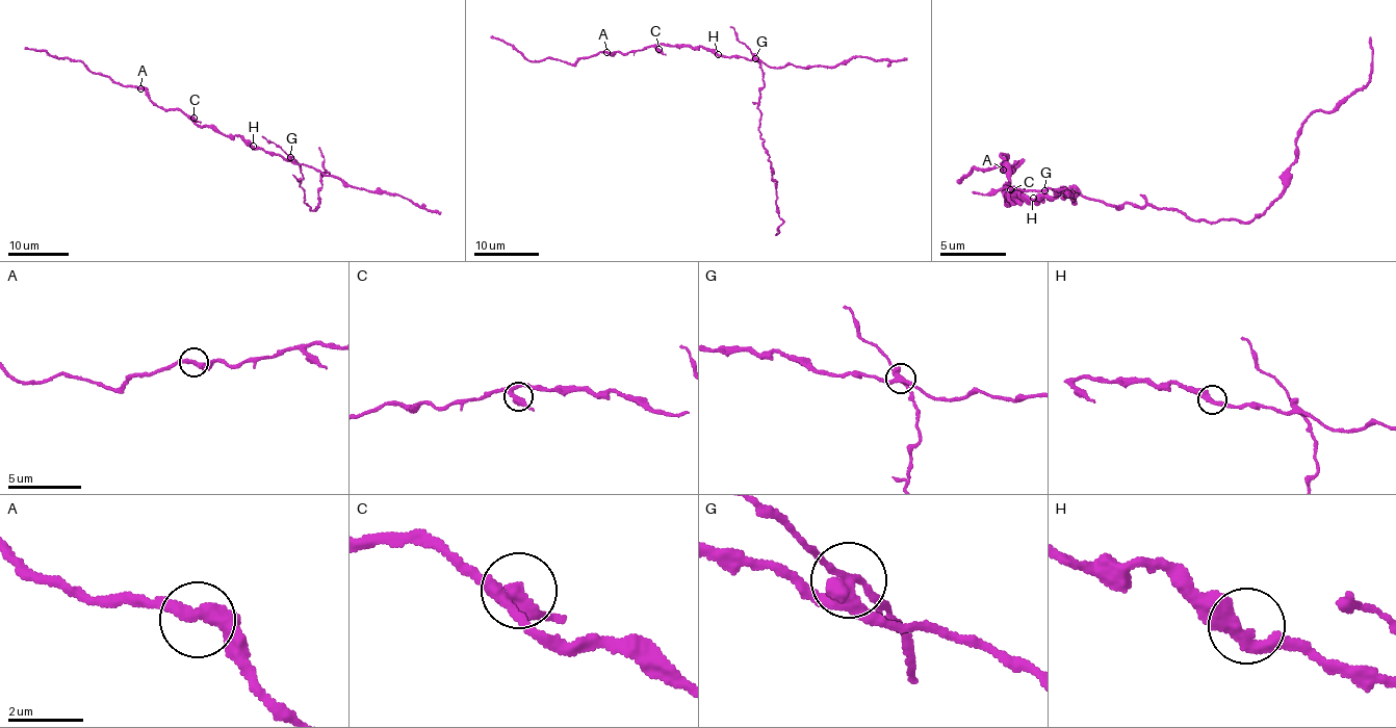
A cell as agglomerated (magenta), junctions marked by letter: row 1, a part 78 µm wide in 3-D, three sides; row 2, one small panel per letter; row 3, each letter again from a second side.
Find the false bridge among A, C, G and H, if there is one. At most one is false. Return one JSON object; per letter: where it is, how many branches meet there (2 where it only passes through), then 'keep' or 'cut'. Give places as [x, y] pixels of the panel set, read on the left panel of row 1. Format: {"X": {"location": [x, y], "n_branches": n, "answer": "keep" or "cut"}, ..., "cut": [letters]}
{"A": {"location": [140, 88], "n_branches": 2, "answer": "keep"}, "C": {"location": [194, 118], "n_branches": 3, "answer": "keep"}, "G": {"location": [290, 157], "n_branches": 4, "answer": "cut"}, "H": {"location": [253, 146], "n_branches": 2, "answer": "keep"}, "cut": ["G"]}

